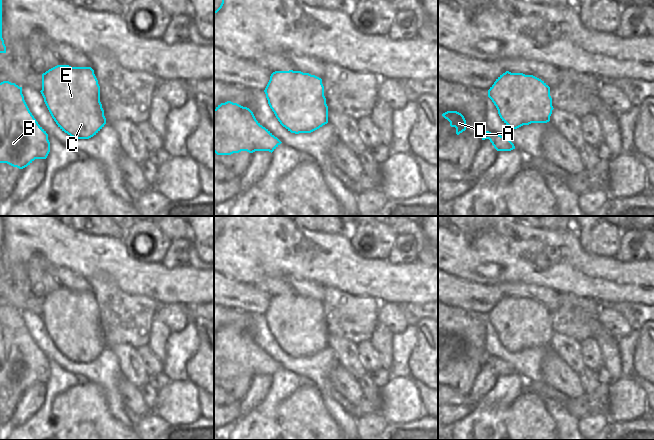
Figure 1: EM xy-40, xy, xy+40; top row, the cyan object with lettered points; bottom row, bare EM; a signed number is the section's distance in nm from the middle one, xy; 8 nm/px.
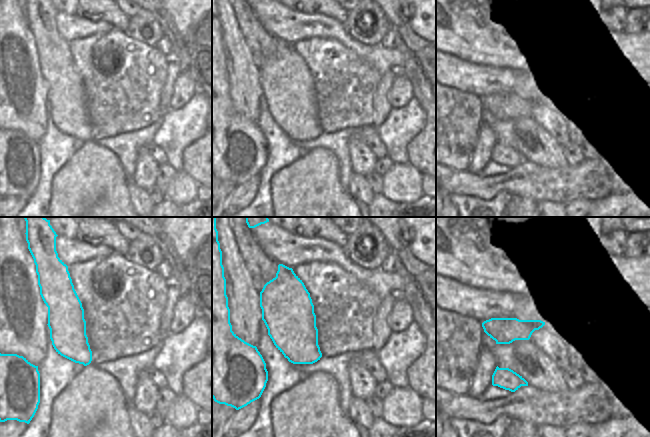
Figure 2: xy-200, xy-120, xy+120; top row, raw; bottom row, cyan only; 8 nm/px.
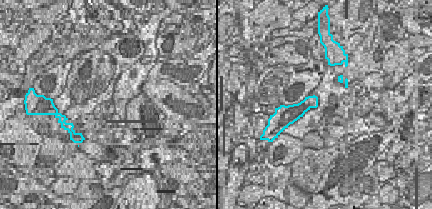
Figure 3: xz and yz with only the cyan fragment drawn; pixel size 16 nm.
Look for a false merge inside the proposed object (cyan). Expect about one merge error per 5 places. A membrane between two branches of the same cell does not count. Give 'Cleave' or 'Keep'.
Keep

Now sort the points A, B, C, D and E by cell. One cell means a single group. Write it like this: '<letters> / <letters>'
A B C D E

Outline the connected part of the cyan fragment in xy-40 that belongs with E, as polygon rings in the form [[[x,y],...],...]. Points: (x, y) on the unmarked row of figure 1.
[[[57,289],[42,298],[44,326],[58,351],[75,363],[89,363],[106,348],[100,310],[91,291]]]

